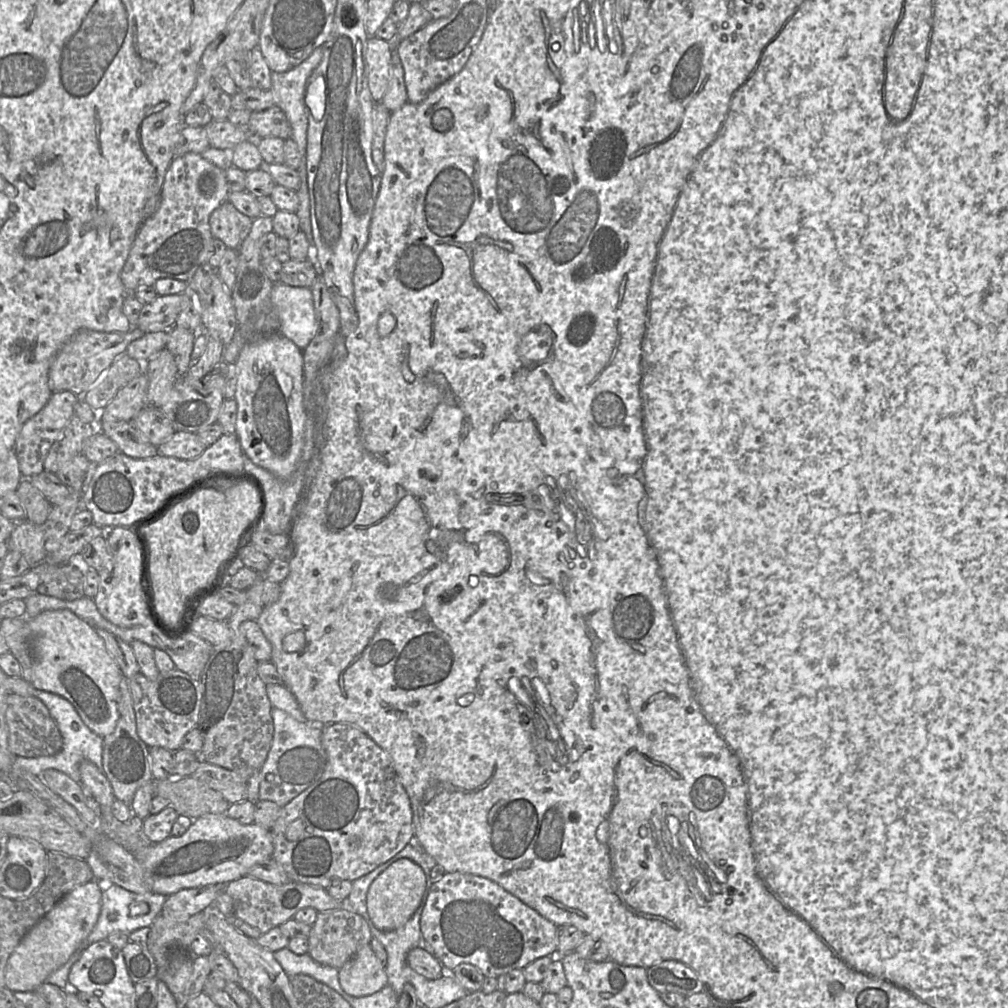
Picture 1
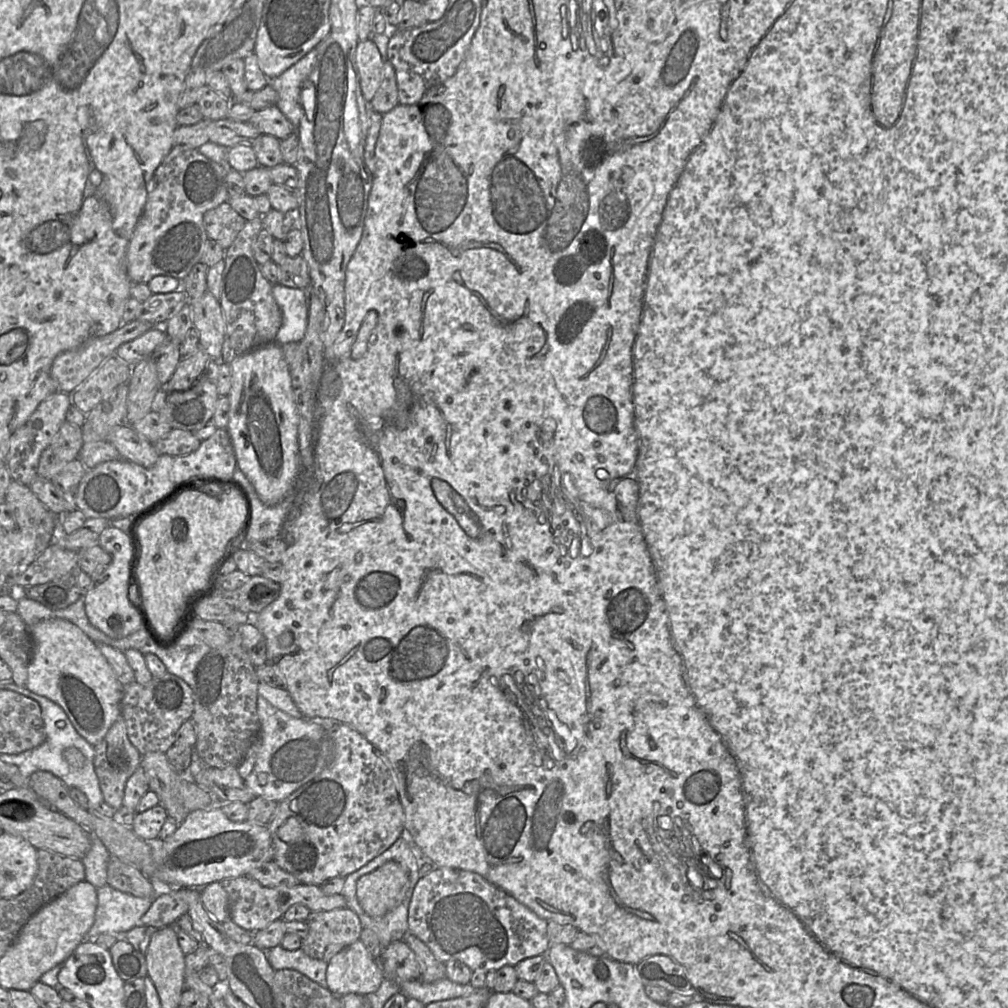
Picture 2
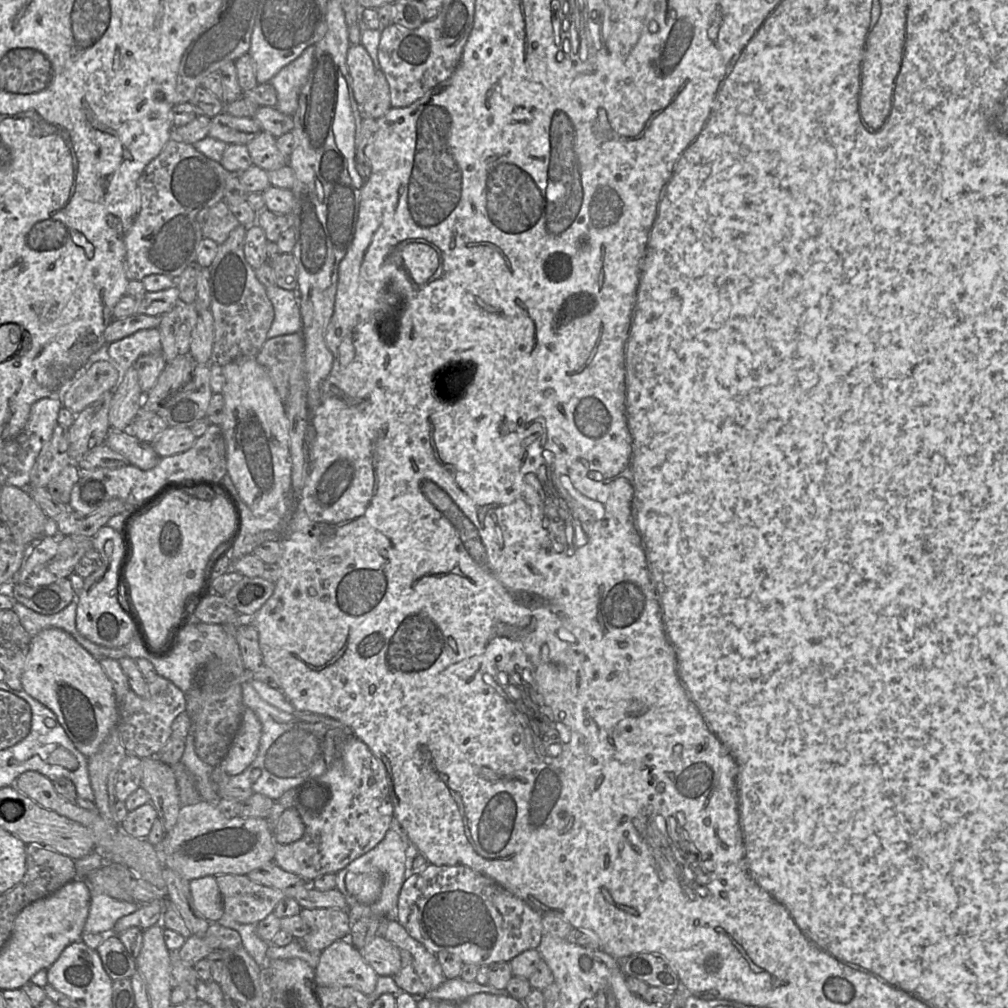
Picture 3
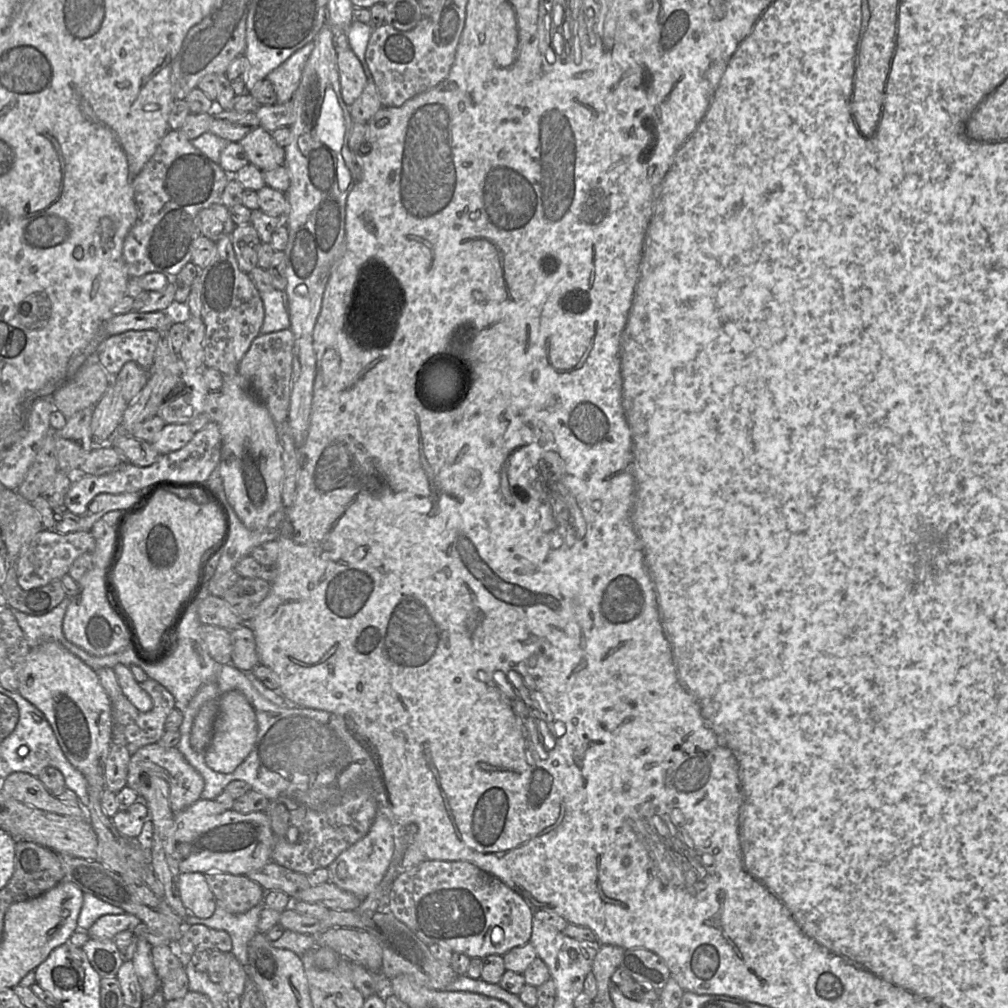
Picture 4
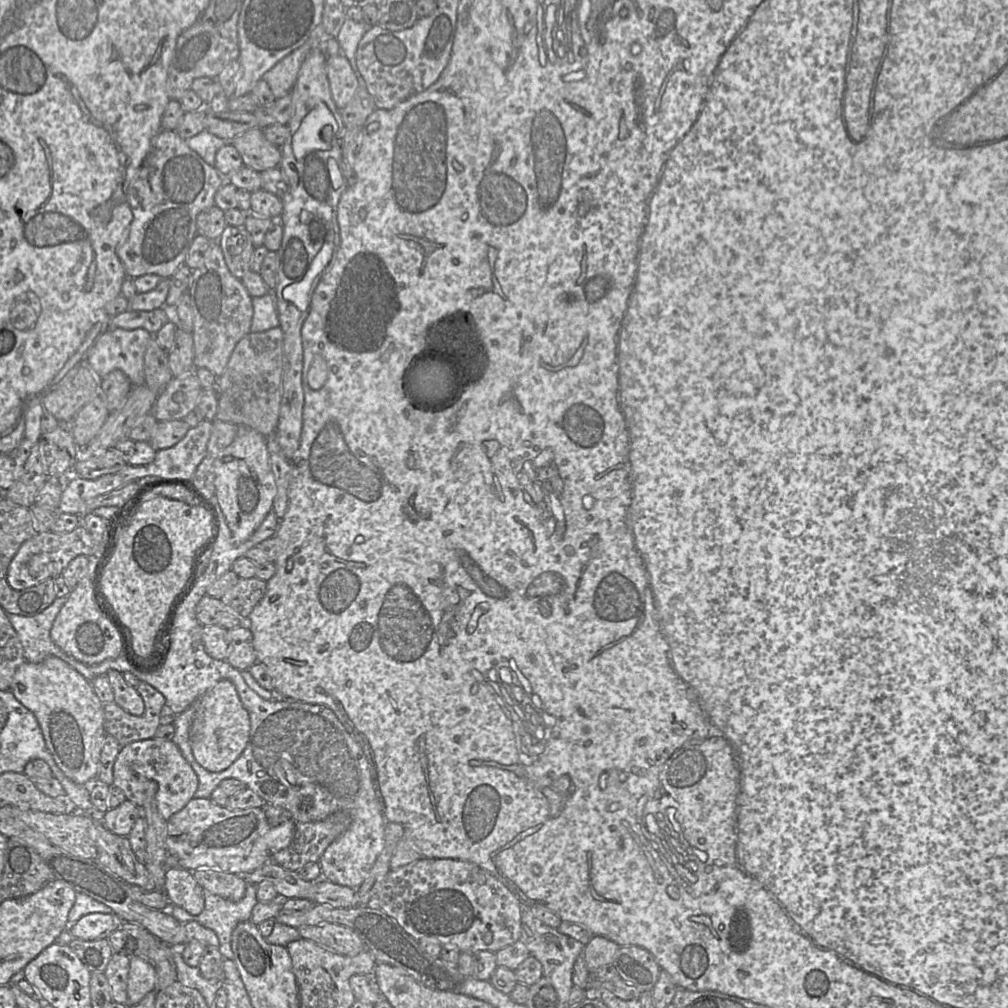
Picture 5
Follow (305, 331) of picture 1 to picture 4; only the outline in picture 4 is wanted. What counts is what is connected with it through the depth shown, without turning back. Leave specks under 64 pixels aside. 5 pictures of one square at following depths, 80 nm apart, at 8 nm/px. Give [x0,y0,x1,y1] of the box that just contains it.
[260,289,290,334]

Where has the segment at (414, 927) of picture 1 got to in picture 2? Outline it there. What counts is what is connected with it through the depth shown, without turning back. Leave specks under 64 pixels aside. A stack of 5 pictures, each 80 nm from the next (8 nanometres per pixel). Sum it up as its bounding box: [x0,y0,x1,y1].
[354,897,408,948]

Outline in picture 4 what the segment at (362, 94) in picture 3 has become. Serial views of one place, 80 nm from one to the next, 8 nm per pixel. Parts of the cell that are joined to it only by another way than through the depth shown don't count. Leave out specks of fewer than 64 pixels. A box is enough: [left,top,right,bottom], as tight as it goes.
[337,49,367,106]

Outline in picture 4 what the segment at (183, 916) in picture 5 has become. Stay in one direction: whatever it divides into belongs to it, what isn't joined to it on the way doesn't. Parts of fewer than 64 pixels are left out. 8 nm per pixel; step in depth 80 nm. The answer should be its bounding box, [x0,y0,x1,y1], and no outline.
[183,904,264,964]

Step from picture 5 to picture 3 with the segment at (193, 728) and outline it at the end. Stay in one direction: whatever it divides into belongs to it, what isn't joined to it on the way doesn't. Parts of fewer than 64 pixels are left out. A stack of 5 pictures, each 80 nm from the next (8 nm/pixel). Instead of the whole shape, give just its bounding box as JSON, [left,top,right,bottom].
[218,708,262,775]

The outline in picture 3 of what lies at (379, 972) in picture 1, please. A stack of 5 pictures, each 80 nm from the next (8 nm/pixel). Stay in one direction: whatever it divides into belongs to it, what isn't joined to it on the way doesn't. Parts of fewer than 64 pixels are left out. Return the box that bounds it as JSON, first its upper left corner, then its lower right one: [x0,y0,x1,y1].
[314,940,378,996]

